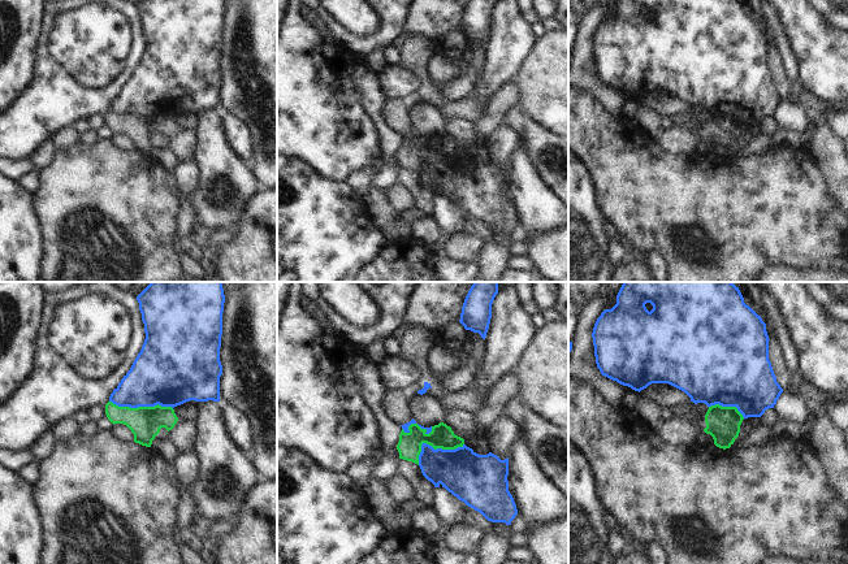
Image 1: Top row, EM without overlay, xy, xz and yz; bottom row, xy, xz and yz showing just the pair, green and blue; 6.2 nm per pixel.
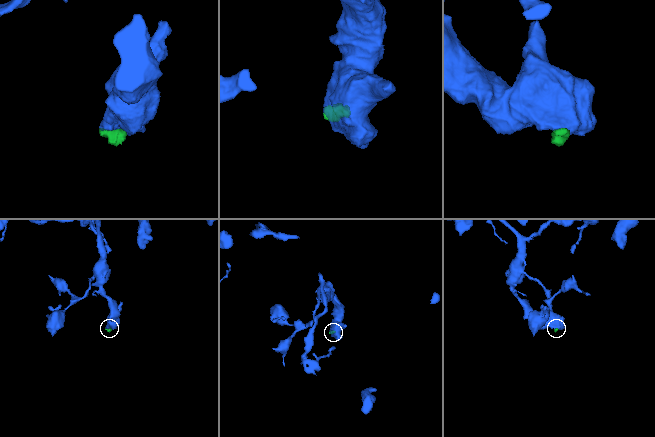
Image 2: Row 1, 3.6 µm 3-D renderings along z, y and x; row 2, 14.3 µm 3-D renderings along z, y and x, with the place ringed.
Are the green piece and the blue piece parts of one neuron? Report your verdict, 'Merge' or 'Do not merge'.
Do not merge.

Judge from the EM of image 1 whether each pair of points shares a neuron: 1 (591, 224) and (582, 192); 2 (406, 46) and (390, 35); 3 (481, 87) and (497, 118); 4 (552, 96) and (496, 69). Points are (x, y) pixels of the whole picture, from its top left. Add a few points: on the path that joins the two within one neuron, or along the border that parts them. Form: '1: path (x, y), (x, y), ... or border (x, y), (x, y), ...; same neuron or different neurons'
1: path (583, 216), (582, 200); same neuron
2: border (399, 38), (397, 43); different neurons
3: border (511, 79), (506, 79), (485, 102); different neurons
4: border (530, 51), (519, 70), (511, 78); different neurons

